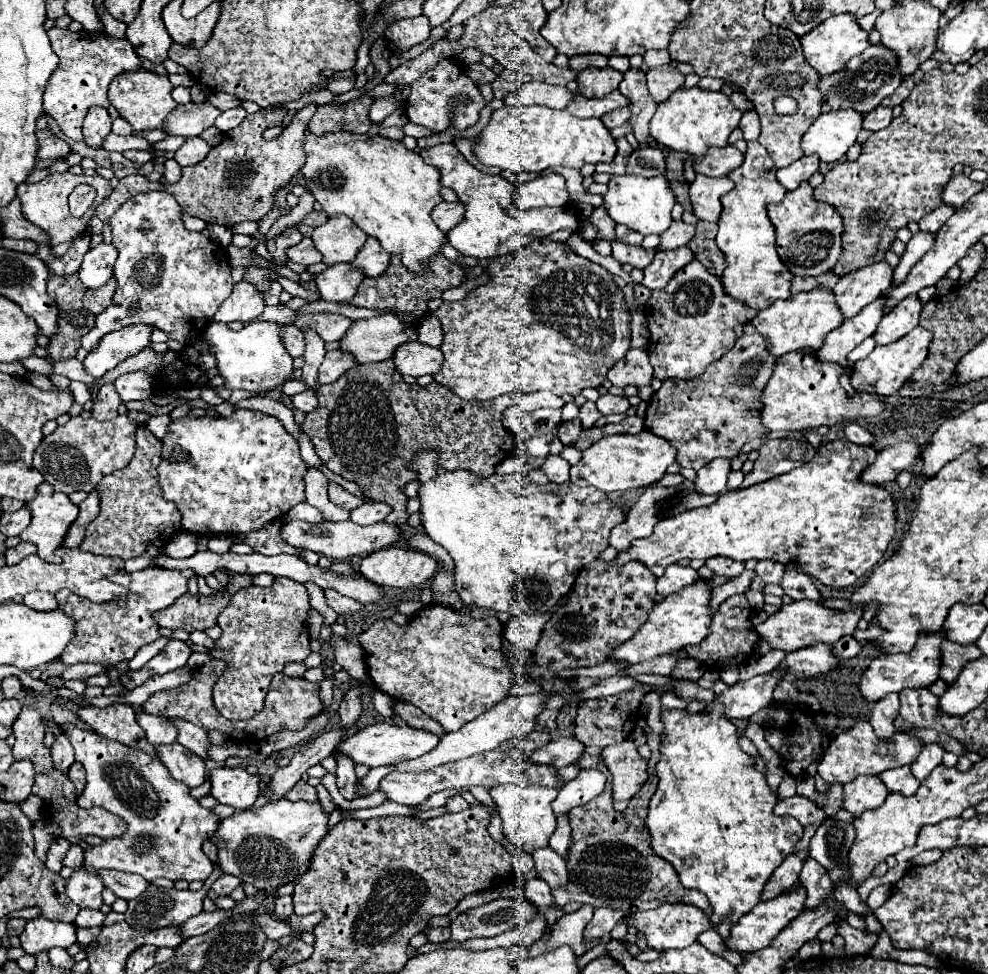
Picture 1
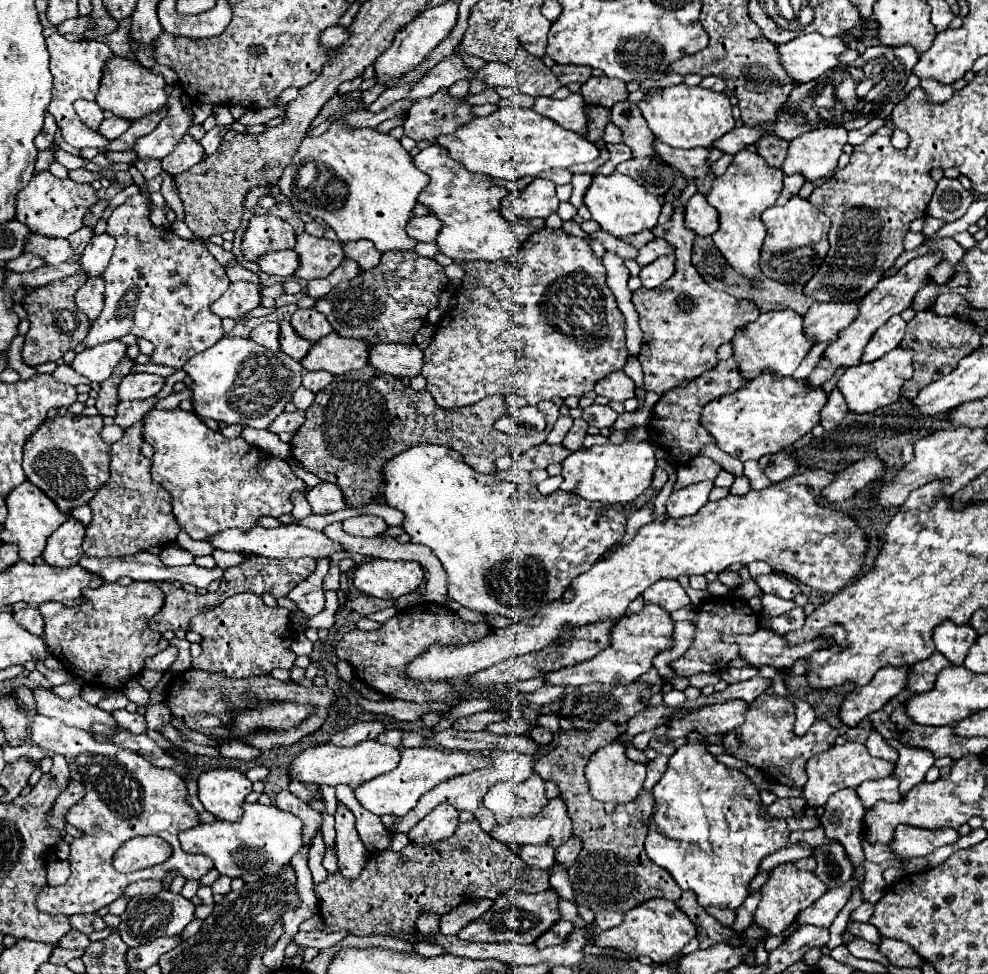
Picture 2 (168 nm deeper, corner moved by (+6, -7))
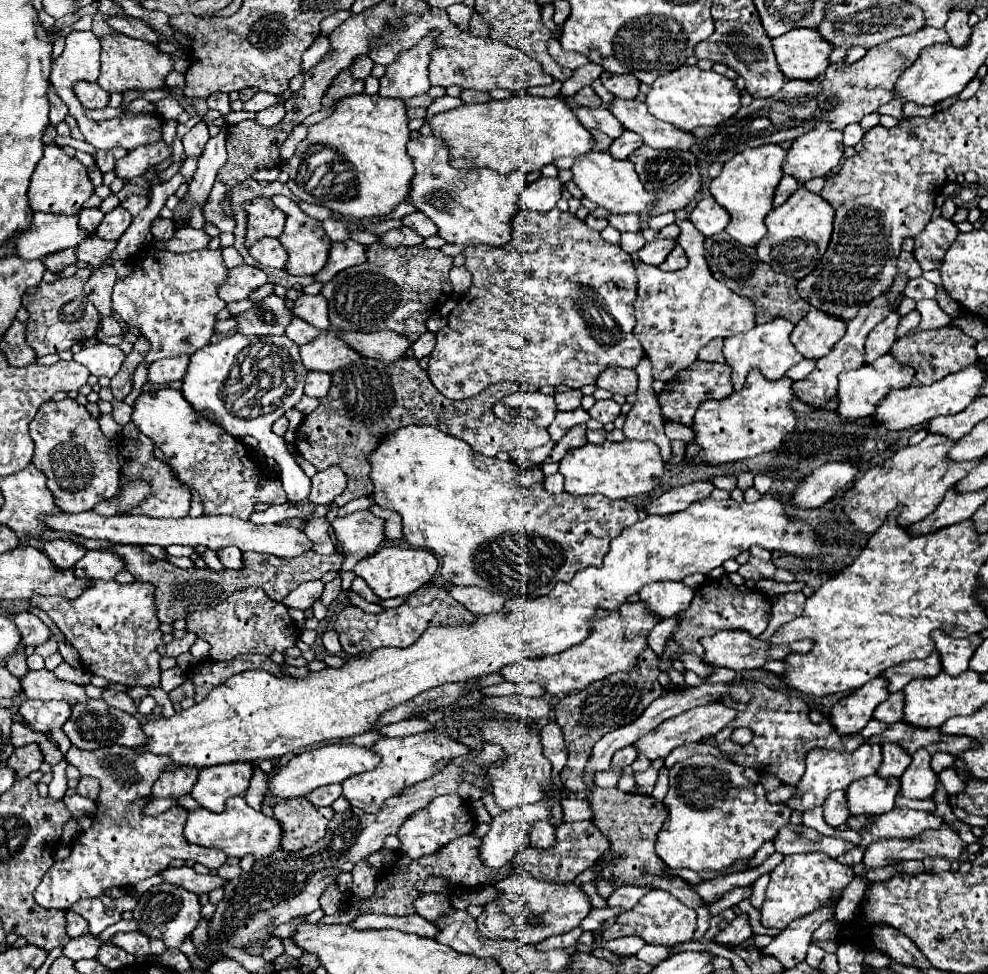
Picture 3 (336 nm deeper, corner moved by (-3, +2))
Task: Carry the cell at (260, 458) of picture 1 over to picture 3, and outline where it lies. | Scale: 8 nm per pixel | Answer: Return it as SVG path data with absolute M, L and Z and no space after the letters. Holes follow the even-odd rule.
M160 389L142 393L136 399L132 421L162 449L174 475L200 493L206 515L224 513L238 519L250 519L258 503L280 505L288 501L280 479L266 473L266 465L256 451L246 447L240 439L234 439L234 435L226 435L216 423L202 419L202 415L186 403L180 391Z

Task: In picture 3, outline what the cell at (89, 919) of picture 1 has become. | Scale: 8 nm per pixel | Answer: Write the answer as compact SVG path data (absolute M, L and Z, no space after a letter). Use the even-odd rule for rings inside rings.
M102 895L102 897L82 899L82 901L74 903L72 911L82 915L88 921L92 935L98 935L106 927L118 923L122 911L132 911L136 907L136 903L138 903L138 899L130 897L130 895L124 895L120 899L112 899L108 895Z

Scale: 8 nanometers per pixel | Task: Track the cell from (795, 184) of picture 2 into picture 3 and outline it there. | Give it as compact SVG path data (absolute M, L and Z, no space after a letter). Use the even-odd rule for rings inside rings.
M784 175L778 189L776 189L776 195L774 195L774 207L782 205L798 187L800 187L800 183L792 175Z

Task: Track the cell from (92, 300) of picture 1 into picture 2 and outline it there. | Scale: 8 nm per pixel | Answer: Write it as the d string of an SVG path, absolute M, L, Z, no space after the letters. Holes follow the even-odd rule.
M87 278L87 282L77 290L75 304L81 312L87 314L89 320L95 320L103 310L103 278Z

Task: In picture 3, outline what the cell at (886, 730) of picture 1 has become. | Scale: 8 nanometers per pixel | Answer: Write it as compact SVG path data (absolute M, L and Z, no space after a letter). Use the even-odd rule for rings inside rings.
M884 743L882 755L884 755L884 759L878 769L880 777L900 777L912 759L912 755L908 751L902 751L902 747L898 747L898 743Z

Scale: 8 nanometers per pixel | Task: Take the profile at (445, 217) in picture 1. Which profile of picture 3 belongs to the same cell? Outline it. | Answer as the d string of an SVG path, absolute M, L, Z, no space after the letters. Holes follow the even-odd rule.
M412 213L412 215L406 215L404 219L402 219L402 223L406 225L406 227L410 227L412 231L416 231L418 235L422 235L422 237L432 237L432 235L436 235L438 233L438 229L434 227L434 223L432 223L432 219L428 219L426 215L422 215L422 213Z

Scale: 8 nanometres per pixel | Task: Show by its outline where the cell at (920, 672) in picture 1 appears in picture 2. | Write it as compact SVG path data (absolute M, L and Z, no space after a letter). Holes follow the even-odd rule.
M883 668L867 686L857 686L841 704L839 718L847 726L857 726L863 718L883 708L907 686L909 668Z

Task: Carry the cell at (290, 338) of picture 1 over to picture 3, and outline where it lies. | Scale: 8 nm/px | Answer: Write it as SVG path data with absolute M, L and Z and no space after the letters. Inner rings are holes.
M278 295L266 297L256 307L238 315L238 333L244 335L284 335L290 313Z

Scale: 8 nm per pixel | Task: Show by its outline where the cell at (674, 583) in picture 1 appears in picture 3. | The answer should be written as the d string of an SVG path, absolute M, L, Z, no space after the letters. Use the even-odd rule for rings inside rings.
M658 581L640 589L640 599L658 613L662 619L668 619L690 605L694 589L682 581Z

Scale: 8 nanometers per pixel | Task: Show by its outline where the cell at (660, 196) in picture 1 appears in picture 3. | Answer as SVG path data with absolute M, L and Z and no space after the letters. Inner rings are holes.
M590 151L572 165L572 173L574 173L574 183L580 187L584 197L608 209L612 215L624 215L624 213L640 215L644 211L650 213L656 209L654 195L650 195L642 187L642 181L638 173L634 171L634 165L628 159L614 161L608 151Z

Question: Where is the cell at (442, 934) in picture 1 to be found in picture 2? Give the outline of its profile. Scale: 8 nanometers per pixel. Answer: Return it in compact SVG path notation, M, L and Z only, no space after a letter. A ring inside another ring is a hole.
M431 912L421 914L415 922L415 928L417 928L417 932L425 932L427 936L433 936L433 932L439 932L439 920L441 920L441 916L437 916L437 914L431 914Z

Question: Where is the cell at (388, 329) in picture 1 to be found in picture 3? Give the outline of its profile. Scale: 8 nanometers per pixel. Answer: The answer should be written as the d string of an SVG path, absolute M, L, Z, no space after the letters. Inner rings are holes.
M320 331L314 341L300 347L300 357L308 371L326 373L334 373L350 361L360 359L358 351L348 347L348 343L342 343L342 339L334 331Z

